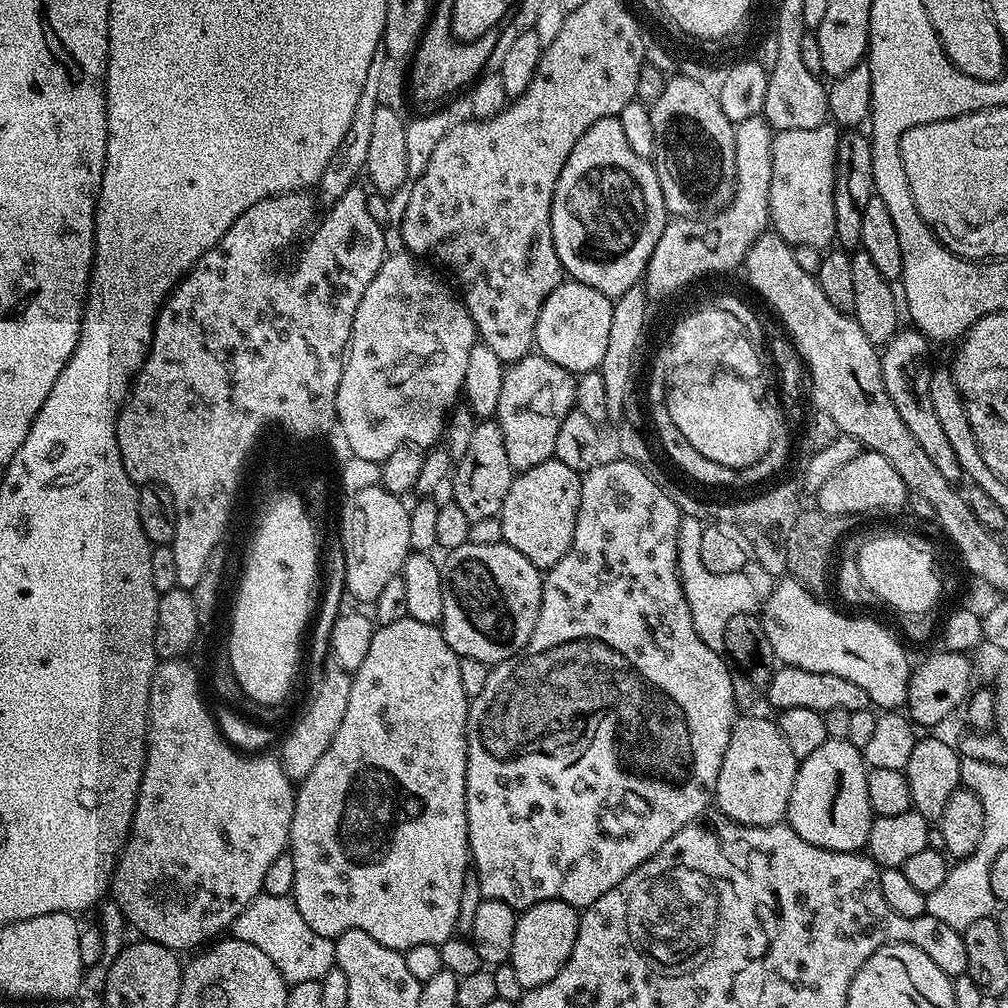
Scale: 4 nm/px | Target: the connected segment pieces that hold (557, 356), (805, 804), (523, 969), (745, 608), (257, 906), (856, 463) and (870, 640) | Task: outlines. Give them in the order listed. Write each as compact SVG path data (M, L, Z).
M577 280L560 283L546 298L538 314L535 351L573 374L597 371L610 342L612 306L609 297Z
M829 740L799 761L786 822L806 842L831 852L859 852L868 843L874 813L866 794L864 754L848 740Z
M547 900L523 909L517 915L514 930L514 950L510 961L510 969L521 984L521 989L537 988L562 970L562 966L570 958L570 950L574 950L574 938L578 938L580 912L561 900Z
M684 516L680 521L680 549L678 550L682 590L686 594L686 602L690 606L690 614L694 618L694 626L698 634L711 648L720 650L724 646L726 622L730 622L734 614L757 611L756 584L744 572L714 574L711 570L706 570L706 565L702 562L701 543L702 521L693 516Z
M255 896L246 910L238 914L230 932L235 939L250 942L250 946L258 946L258 950L262 950L262 954L266 954L266 958L270 958L270 962L278 966L278 974L282 974L287 985L320 981L336 967L336 945L333 937L314 934L291 896Z
M862 450L846 466L830 474L821 488L814 493L815 507L826 514L842 514L853 518L859 512L888 512L891 508L903 509L910 499L908 487L902 482L898 470L882 458L882 454Z
M784 578L777 584L780 585L769 594L768 601L765 604L763 601L762 619L766 638L770 638L770 646L774 646L774 654L781 665L810 670L814 674L834 674L838 678L846 678L846 682L862 686L869 701L880 710L896 710L907 701L910 675L908 656L903 646L878 621L863 620L860 616L843 616L835 612L830 605L823 604L823 599L804 589L797 580Z

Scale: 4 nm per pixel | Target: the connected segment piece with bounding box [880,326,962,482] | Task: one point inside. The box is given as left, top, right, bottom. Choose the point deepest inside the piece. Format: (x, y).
(904, 359)

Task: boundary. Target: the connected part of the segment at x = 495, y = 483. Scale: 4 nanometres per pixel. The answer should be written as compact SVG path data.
M481 419L470 434L470 443L466 446L466 454L455 461L454 471L450 476L451 500L460 507L466 518L494 518L502 510L502 502L506 502L506 490L510 490L514 469L510 466L510 458L506 454L506 438L502 438L502 430L495 419Z

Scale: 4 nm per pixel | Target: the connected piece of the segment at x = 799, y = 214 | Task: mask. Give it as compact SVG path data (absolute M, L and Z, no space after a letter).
M831 122L814 130L782 130L773 135L768 219L771 231L787 244L824 250L835 241L834 178L839 141L840 132Z

